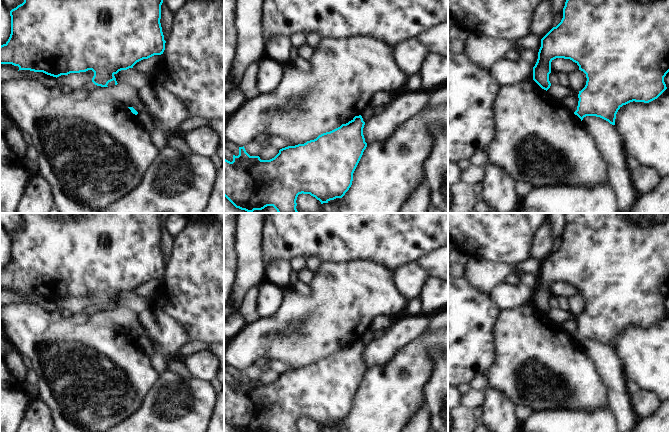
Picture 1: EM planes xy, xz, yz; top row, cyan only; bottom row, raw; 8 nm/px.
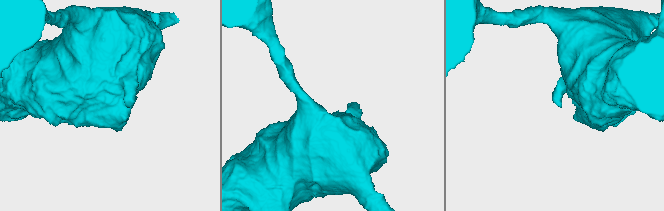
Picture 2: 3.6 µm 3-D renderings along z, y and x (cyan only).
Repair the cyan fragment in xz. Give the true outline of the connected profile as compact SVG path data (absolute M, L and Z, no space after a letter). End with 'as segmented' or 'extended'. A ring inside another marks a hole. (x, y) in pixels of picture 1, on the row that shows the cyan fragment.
M361 115L340 127L319 135L316 139L304 144L288 146L270 160L261 160L259 156L250 156L244 146L239 147L239 155L233 155L230 162L224 158L224 196L236 207L252 213L273 206L278 213L298 213L296 200L299 194L310 194L323 203L342 198L353 181L353 173L367 147L363 135L365 122Z; as segmented

